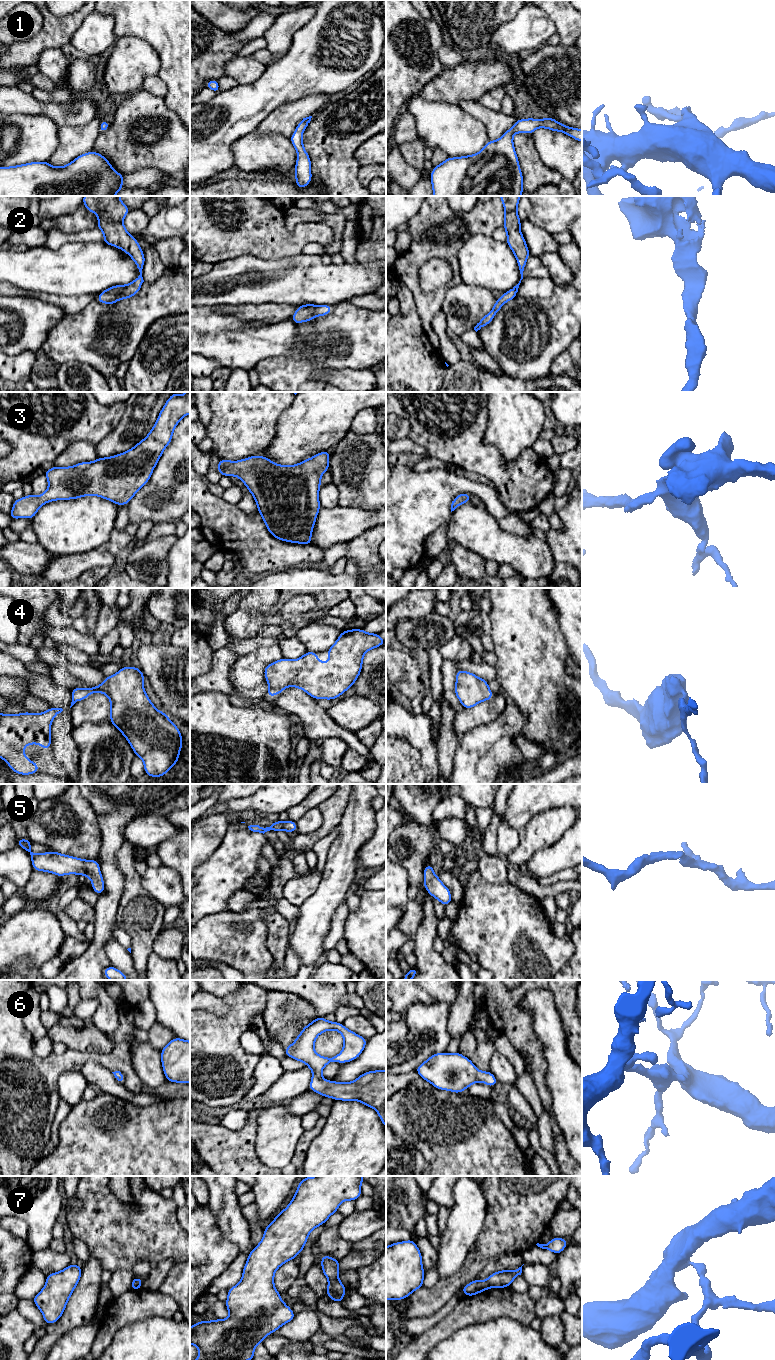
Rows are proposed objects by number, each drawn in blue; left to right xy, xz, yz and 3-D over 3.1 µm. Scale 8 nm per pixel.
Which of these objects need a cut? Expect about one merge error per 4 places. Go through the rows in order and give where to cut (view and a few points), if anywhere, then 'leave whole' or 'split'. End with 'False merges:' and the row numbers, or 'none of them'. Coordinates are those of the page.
1: no cut | leave whole
2: no cut | leave whole
3: no cut | leave whole
4: no cut | leave whole
5: no cut | leave whole
6: no cut | leave whole
7: xz (337, 1277), (329, 1280) | split
False merges: 7

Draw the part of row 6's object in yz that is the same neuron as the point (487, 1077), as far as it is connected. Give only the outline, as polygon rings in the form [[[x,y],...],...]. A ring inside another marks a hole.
[[[435,1053],[415,1071],[439,1090],[463,1093],[475,1082],[494,1087],[498,1081],[490,1071],[479,1071],[471,1059],[461,1053]]]

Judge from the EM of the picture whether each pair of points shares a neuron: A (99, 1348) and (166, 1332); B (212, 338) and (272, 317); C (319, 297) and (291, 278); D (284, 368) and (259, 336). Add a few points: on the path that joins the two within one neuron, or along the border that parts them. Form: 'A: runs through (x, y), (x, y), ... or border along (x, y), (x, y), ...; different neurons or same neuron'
A: border along (122, 1327), (105, 1349); different neurons
B: border along (287, 319), (268, 324); different neurons
C: runs through (312, 290), (302, 280), (298, 280); same neuron
D: border along (298, 356), (290, 354), (267, 357), (253, 367); different neurons

